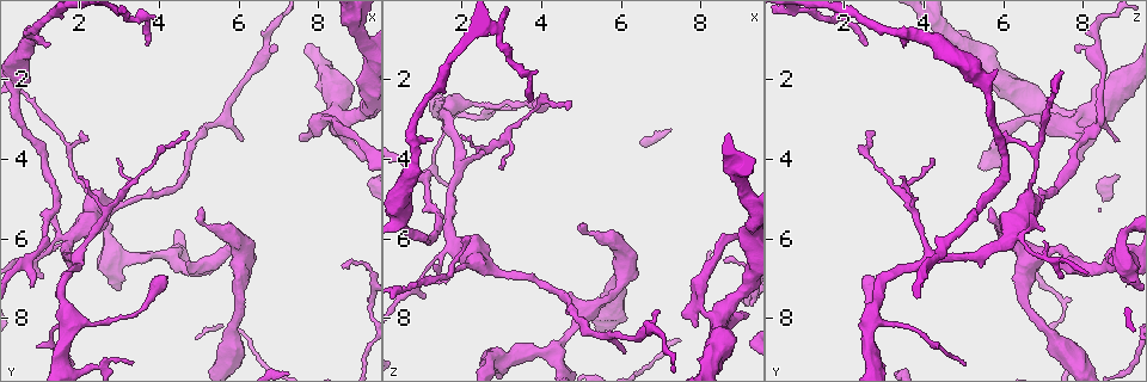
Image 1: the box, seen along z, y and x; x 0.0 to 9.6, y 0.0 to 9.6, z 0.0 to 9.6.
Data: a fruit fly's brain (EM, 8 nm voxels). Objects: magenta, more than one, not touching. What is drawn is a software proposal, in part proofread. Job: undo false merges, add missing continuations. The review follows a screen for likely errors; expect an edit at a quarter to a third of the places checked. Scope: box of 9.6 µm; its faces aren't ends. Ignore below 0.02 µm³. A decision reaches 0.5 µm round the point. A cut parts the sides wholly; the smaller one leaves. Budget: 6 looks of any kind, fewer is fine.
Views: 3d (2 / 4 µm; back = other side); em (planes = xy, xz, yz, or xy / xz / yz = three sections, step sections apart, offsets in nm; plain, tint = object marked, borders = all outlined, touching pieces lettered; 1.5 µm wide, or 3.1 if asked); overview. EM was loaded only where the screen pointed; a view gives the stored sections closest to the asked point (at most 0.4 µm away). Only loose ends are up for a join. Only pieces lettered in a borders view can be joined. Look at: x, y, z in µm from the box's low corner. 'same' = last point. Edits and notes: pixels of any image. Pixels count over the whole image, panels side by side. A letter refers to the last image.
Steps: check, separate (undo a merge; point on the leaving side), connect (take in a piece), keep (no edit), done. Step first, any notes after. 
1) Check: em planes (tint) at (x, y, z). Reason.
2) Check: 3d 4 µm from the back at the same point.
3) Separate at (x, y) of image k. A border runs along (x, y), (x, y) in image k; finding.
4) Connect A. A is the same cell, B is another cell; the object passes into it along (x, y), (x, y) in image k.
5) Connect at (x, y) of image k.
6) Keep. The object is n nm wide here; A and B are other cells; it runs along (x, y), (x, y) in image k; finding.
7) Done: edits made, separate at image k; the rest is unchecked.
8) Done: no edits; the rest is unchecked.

Check: 3d 2 µm at (3.70, 1.20, 2.55). Thin end.

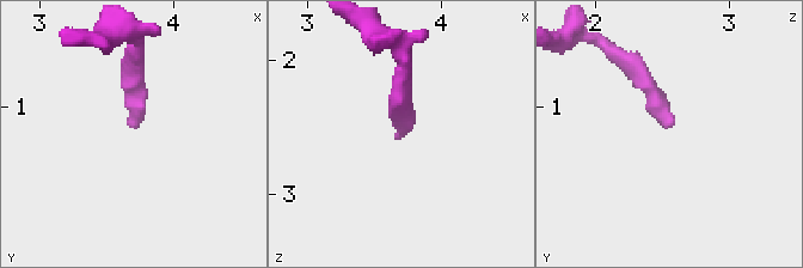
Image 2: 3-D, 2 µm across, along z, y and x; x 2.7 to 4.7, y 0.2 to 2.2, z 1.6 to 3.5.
Check: em xy step 4 (tint) at (3.68, 1.12, 2.58).

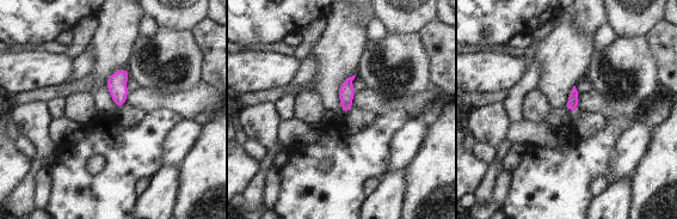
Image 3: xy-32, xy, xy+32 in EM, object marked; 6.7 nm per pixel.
Check: em planes (borders) at the same point.

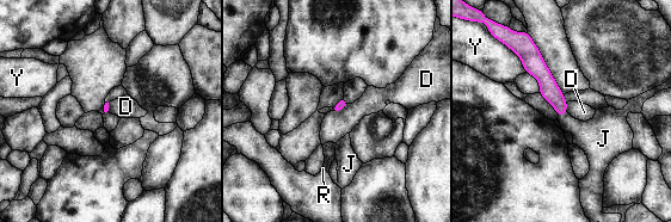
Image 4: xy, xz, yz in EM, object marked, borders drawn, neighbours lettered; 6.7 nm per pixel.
Connect J. J is the same cell, D, R and Y are other cells; the cell continues.

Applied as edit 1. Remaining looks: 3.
Check: overview. See it whole again.

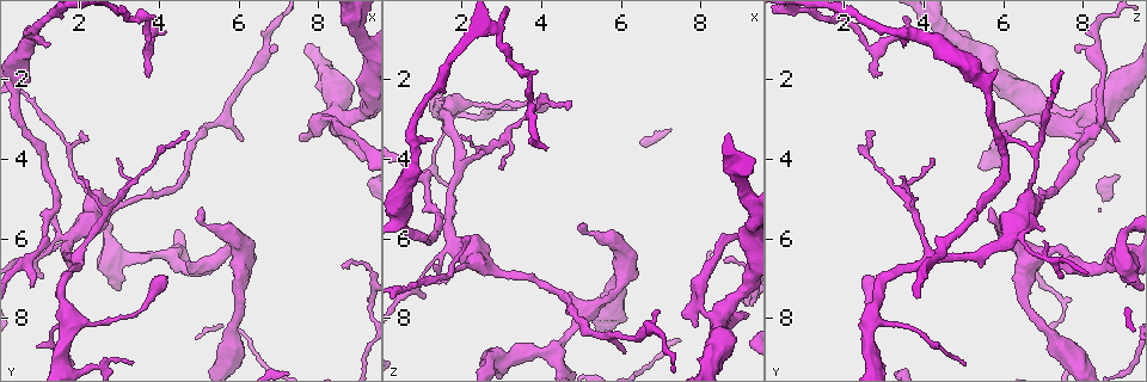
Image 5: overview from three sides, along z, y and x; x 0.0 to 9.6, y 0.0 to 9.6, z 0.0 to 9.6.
Check: em yz step 8 (tint) at (1.25, 1.10, 3.45).

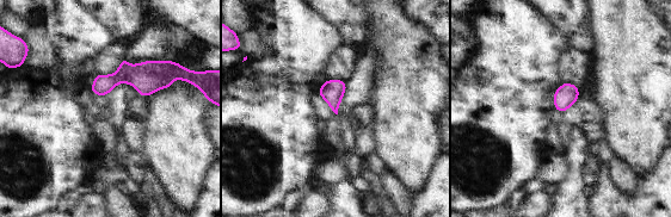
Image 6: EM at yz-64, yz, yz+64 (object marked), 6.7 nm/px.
Check: em planes (borders) at the same point. Cut it another way.

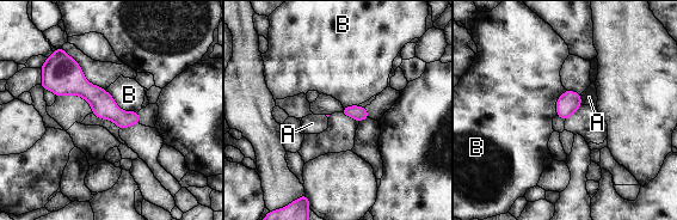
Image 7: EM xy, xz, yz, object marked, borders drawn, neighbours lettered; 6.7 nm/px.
Keep. A and B are other cells; a border runs along (105, 90), (119, 108), (137, 111) in image 7; none of them fits.

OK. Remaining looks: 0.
Done: edits made, connect at image 4; the rest is unchecked.

